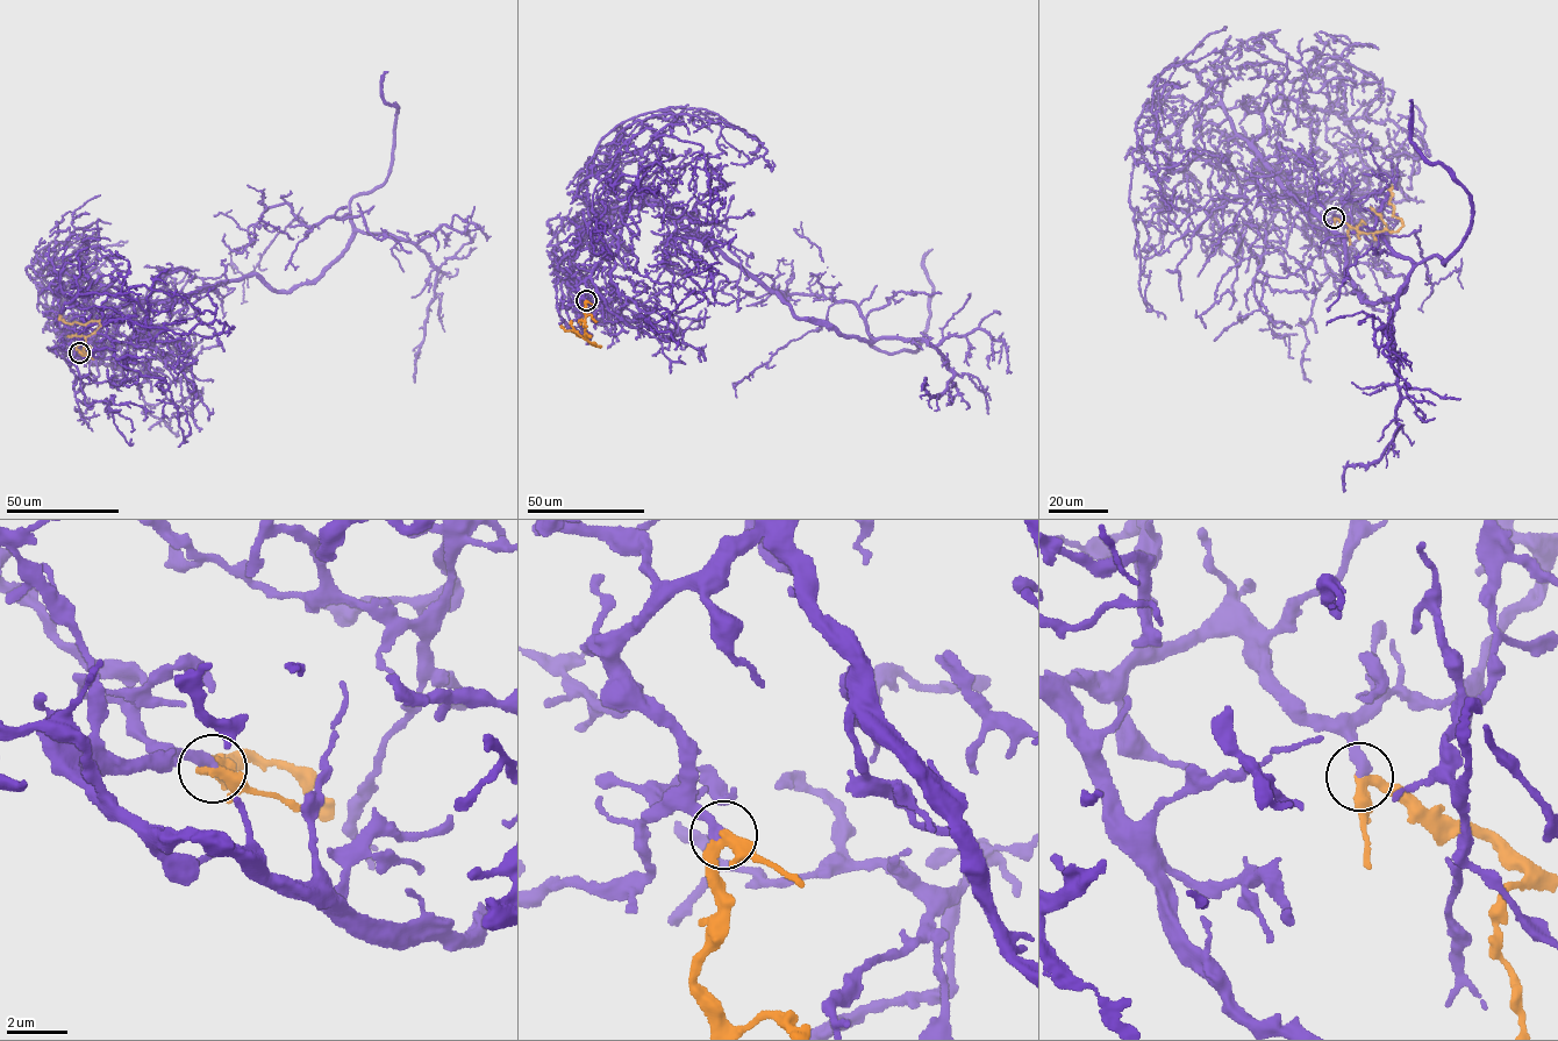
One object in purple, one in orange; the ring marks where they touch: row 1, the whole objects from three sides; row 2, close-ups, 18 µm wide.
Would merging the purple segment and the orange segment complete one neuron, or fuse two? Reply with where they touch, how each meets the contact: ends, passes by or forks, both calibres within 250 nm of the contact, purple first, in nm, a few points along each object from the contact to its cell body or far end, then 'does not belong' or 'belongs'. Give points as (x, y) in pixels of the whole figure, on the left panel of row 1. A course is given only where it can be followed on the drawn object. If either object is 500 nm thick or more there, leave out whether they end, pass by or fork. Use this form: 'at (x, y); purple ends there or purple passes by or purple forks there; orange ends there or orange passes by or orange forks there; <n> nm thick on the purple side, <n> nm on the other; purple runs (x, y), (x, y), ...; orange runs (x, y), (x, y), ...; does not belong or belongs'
at (79, 353); purple ends there; orange passes by; 380 nm thick on the purple side, 320 nm on the other; purple runs (79, 351), (127, 304), (254, 275), (291, 292), (322, 275), (352, 235), (350, 200), (388, 175), (387, 71); orange runs (79, 351), (86, 336), (100, 323), (95, 321), (65, 322), (58, 314); belongs

